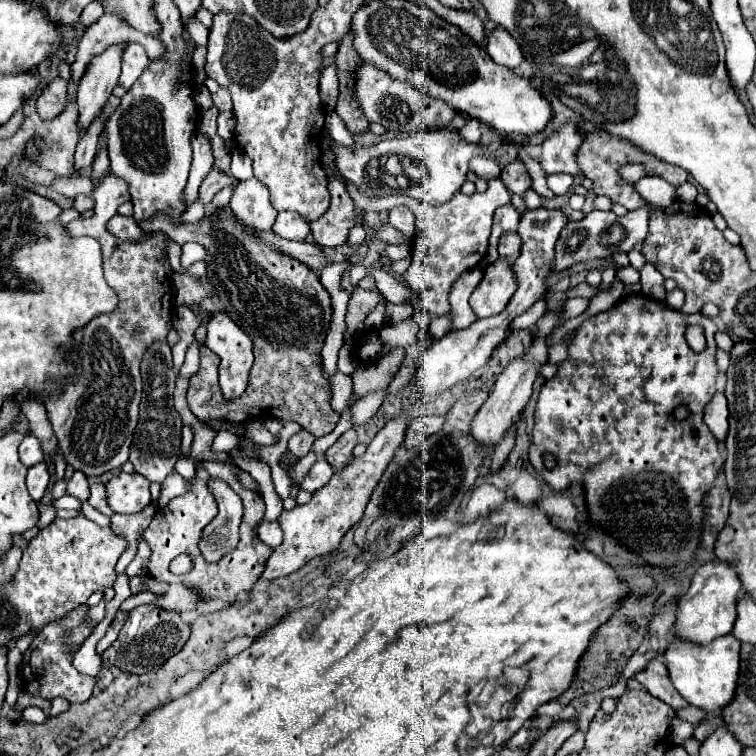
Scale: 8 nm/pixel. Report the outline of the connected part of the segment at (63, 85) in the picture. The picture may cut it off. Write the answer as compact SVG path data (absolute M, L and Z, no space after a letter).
M54 78L36 100L36 110L42 120L52 120L64 112L68 104L68 82Z

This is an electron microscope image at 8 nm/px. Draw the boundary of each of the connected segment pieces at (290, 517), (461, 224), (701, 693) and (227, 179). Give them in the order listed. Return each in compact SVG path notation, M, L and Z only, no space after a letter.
M400 416L396 420L390 420L384 430L380 430L376 434L376 438L368 444L368 450L360 456L354 458L348 466L344 466L340 472L334 472L330 482L326 486L322 486L320 490L316 490L312 494L312 500L304 506L294 506L292 510L284 510L278 518L282 530L284 530L284 542L274 548L272 556L268 558L266 570L264 570L264 578L274 580L280 576L288 576L292 572L296 572L300 566L304 566L306 562L310 562L316 556L324 556L330 554L332 550L338 548L342 536L360 522L364 508L374 492L374 488L380 482L382 472L386 470L388 462L394 458L396 450L400 448L402 440L404 440L404 432L408 428L408 418Z
M324 150L322 152L322 168L324 170L332 170L336 176L340 176L340 180L346 184L348 194L354 200L354 206L360 208L362 212L368 210L392 210L396 206L408 206L414 216L416 216L416 236L414 236L414 248L412 248L412 264L410 268L404 272L404 284L408 288L412 288L414 292L420 294L420 304L422 308L430 314L430 316L444 316L450 312L450 302L448 302L448 294L450 294L450 286L456 282L458 274L478 266L488 250L488 238L490 238L490 228L492 228L492 216L496 212L496 208L510 204L510 194L506 192L504 184L500 184L500 178L488 180L488 190L484 194L472 194L466 196L462 192L456 192L456 196L442 206L426 206L410 196L364 196L358 186L350 184L340 170L336 168L336 154Z
M732 634L712 640L712 644L706 644L704 648L692 648L692 644L670 644L664 658L672 684L692 706L706 712L720 712L732 702L740 672L740 642L736 642Z
M212 168L200 186L200 200L208 206L216 196L216 192L220 192L224 186L234 186L234 184L236 184L236 178L232 174Z

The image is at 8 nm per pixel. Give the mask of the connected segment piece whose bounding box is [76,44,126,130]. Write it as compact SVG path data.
M112 44L100 56L94 56L84 76L78 84L78 112L80 112L80 128L88 128L88 124L104 110L108 104L108 96L118 84L122 52L126 44Z

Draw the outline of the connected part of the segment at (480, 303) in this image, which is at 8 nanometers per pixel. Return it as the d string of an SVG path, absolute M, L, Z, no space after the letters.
M496 260L486 268L480 286L470 296L470 306L476 318L488 318L500 314L514 292L516 276L512 272L512 264L506 260Z

